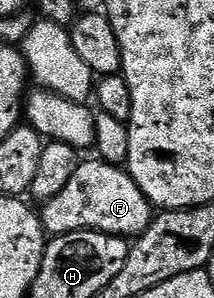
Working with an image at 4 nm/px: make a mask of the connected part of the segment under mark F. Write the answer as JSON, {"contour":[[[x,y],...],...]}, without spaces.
{"contour":[[[101,160],[93,161],[79,161],[68,184],[61,186],[55,193],[58,195],[40,210],[42,229],[55,235],[70,234],[74,230],[99,230],[101,234],[119,236],[143,234],[156,214],[155,207],[150,205],[136,180],[132,180],[123,167]]]}

